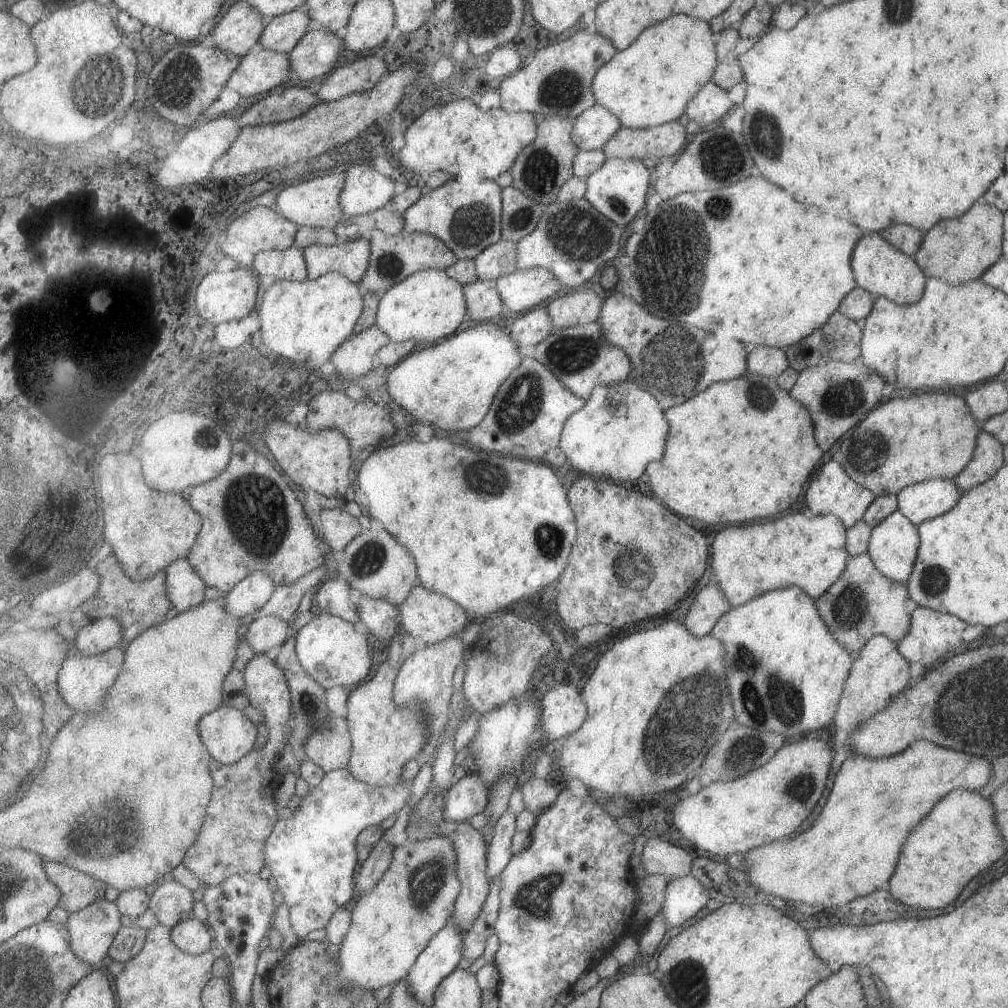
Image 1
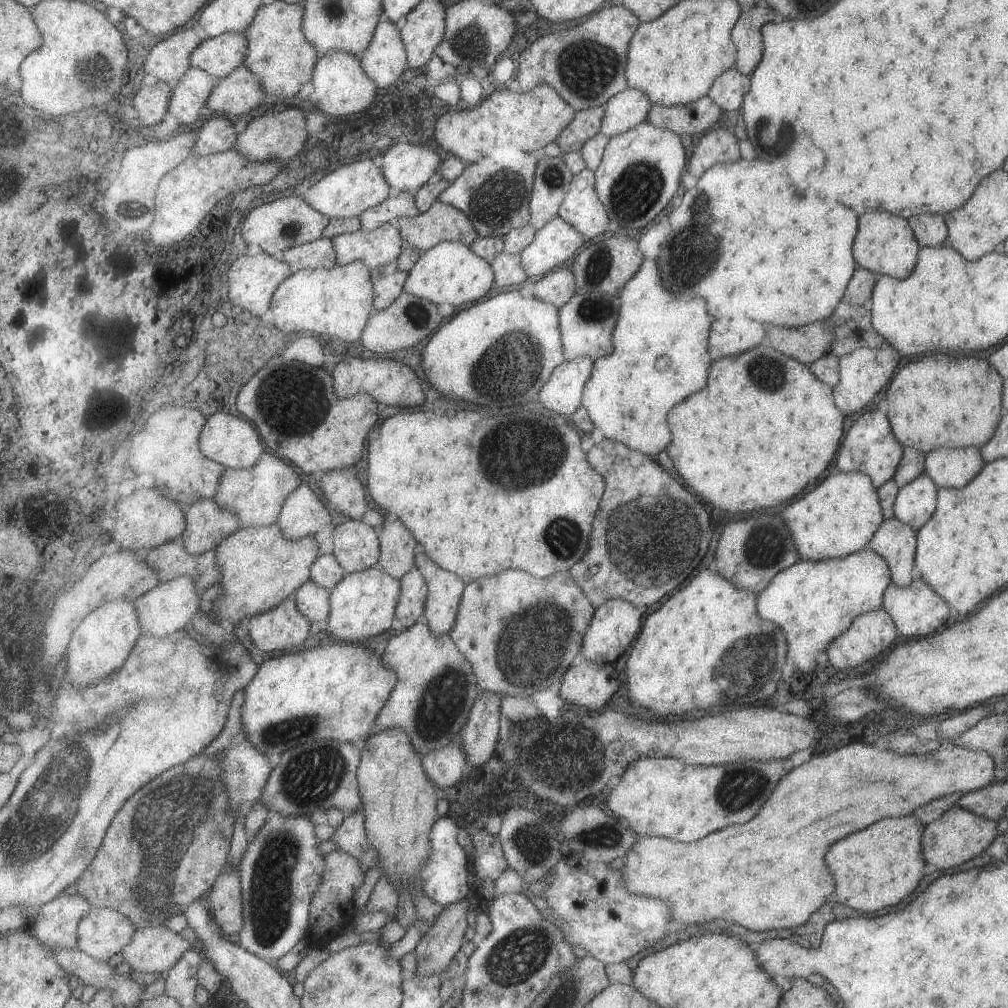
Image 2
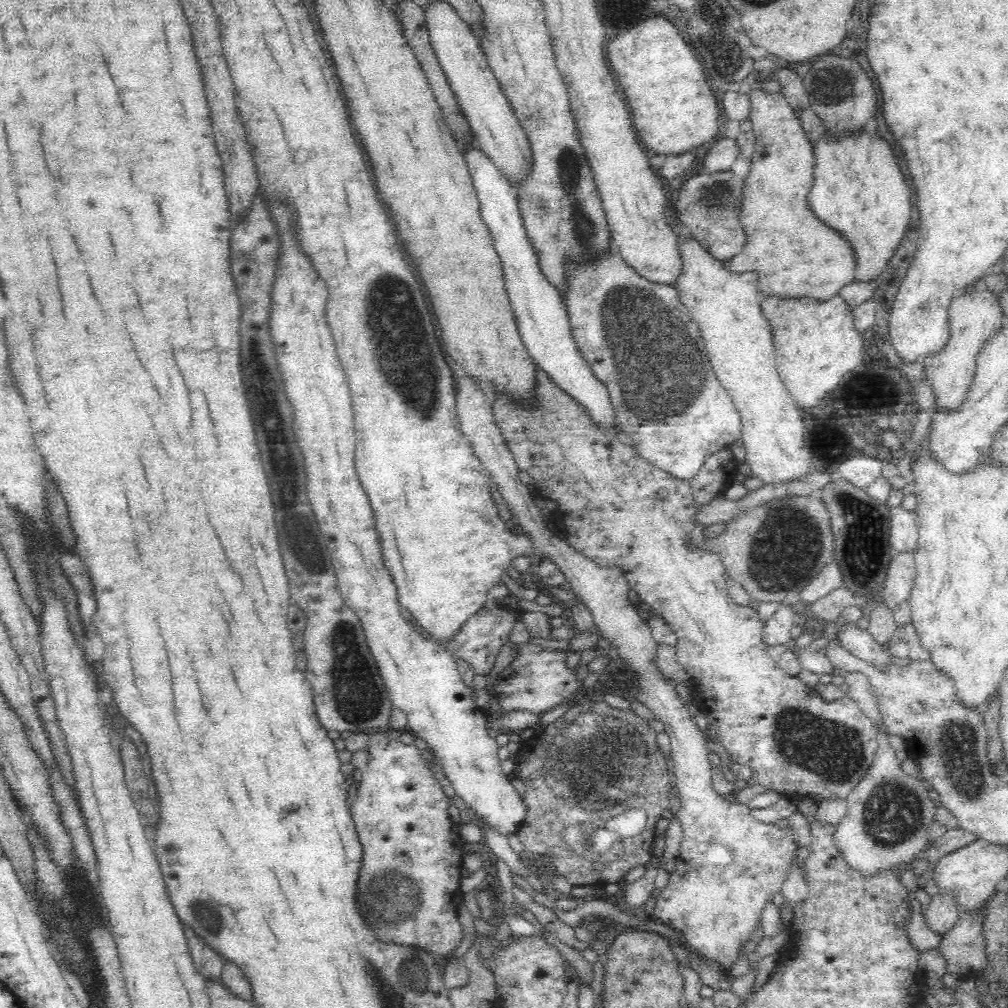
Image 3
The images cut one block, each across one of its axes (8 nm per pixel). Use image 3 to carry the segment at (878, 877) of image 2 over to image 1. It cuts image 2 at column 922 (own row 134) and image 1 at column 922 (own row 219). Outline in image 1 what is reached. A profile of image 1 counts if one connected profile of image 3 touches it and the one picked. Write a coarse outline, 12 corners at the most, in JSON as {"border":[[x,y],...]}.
{"border":[[951,790],[909,832],[885,888],[943,908],[1005,846],[989,798]]}

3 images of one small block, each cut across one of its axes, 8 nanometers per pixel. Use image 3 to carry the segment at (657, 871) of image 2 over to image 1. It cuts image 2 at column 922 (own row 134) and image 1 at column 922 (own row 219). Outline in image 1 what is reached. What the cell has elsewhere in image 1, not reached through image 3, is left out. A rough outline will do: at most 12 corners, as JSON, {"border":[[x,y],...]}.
{"border":[[925,741],[852,756],[815,822],[744,851],[759,898],[884,888],[907,832],[991,760]]}

